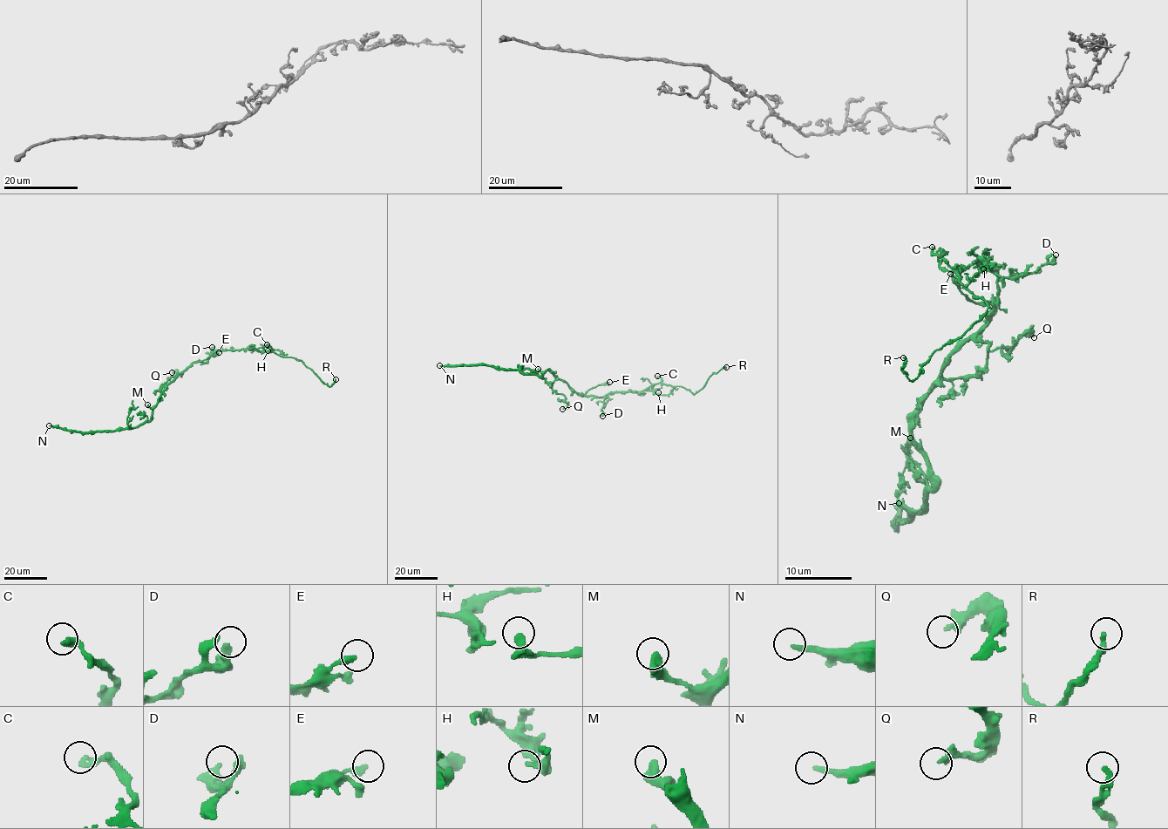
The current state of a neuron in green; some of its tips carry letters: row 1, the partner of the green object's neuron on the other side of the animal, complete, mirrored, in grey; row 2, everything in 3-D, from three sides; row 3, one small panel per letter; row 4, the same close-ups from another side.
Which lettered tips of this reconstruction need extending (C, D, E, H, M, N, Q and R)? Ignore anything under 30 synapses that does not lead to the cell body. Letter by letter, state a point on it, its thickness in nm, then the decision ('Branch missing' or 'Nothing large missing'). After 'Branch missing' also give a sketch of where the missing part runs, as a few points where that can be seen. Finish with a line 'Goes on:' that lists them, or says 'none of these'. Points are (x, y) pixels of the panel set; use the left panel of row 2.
C: Place: (267, 344). Thickness 240 nm. Nothing large missing
D: Place: (212, 347). Thickness 280 nm. Nothing large missing
E: Place: (219, 352). Thickness 320 nm. Nothing large missing
H: Place: (268, 350). Thickness 220 nm. Nothing large missing
M: Place: (147, 404). Thickness 500 nm. Nothing large missing
N: Place: (49, 425). Thickness 220 nm. Nothing large missing
Q: Place: (172, 372). Thickness 320 nm. Nothing large missing
R: Place: (336, 379). Thickness 300 nm. Nothing large missing
Goes on: none of these

